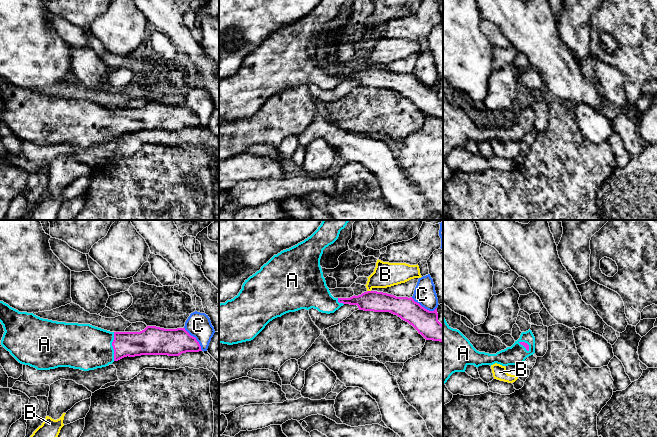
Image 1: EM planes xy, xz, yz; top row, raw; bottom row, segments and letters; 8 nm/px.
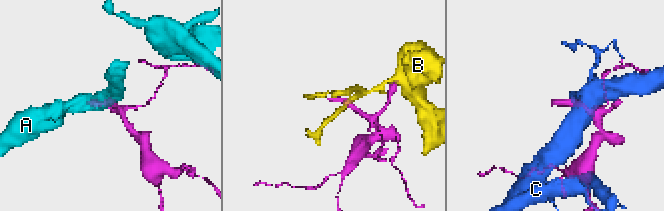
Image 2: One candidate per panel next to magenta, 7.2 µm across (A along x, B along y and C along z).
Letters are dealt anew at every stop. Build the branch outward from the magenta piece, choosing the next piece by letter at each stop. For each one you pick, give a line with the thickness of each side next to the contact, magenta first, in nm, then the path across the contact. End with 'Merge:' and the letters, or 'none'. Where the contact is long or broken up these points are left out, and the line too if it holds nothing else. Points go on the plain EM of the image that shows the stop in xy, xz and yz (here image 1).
A: Thickness 200 nm (magenta) against 360 nm. Path across: xy (131, 120), (112, 121), (81, 122)
Merge: A

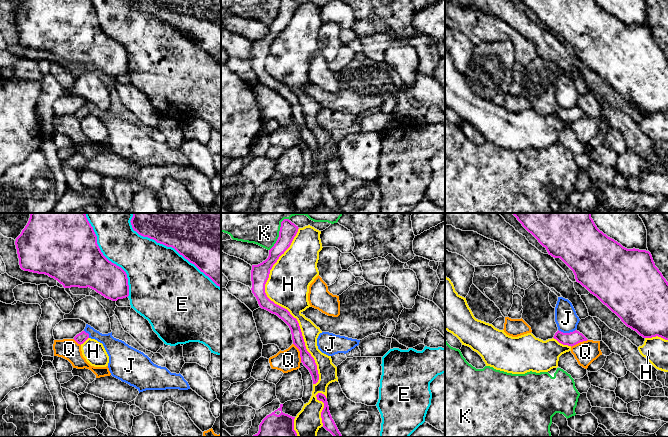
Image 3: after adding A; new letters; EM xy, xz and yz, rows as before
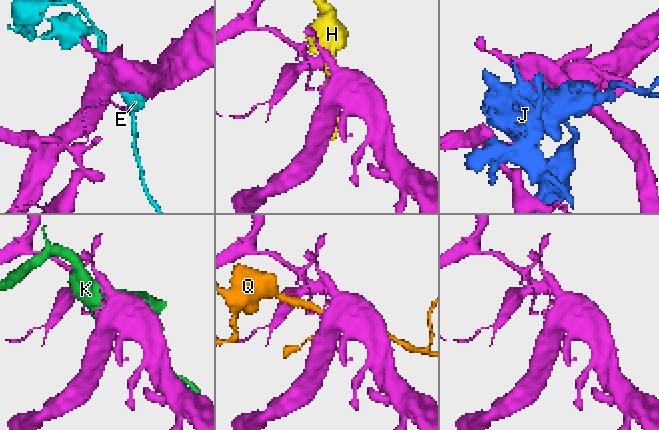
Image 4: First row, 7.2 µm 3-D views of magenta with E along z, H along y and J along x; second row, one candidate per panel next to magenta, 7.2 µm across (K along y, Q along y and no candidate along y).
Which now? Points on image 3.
Merge: none

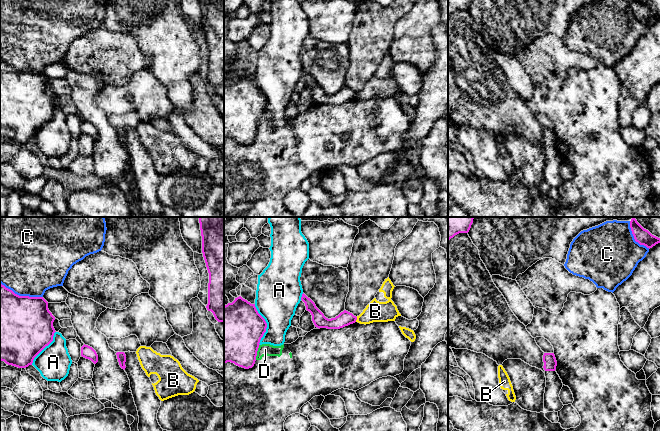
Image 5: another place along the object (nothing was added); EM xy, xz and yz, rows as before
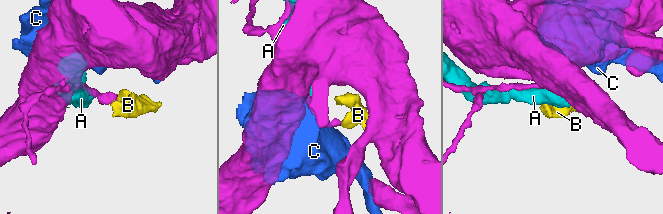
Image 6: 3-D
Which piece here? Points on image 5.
Merge: none

